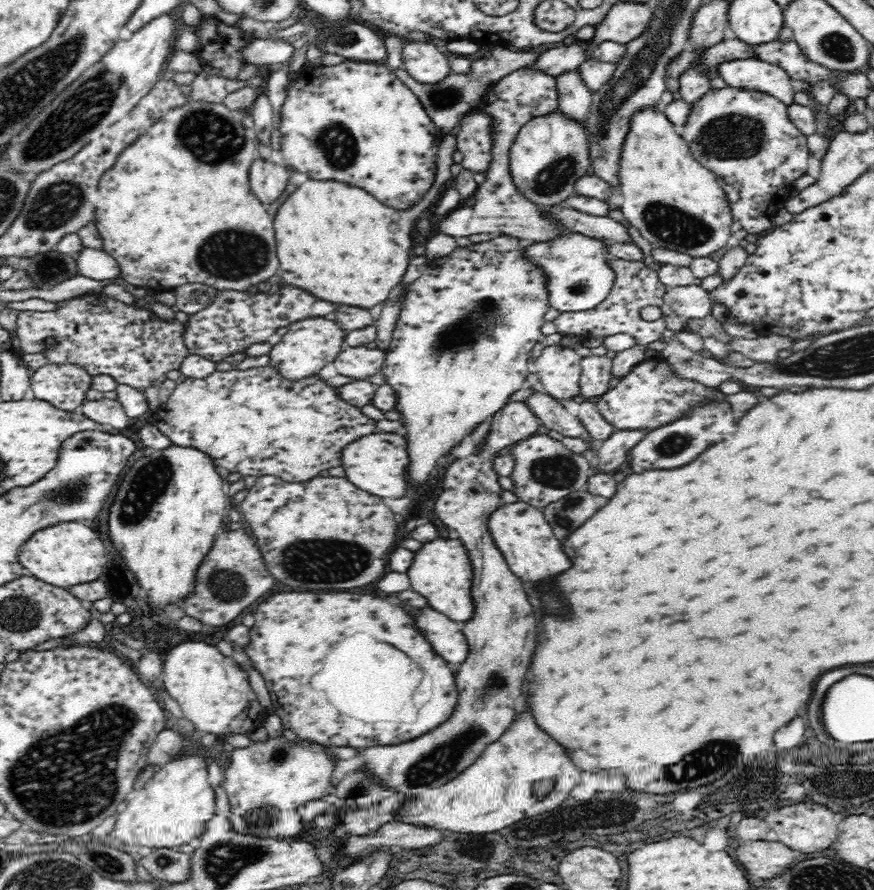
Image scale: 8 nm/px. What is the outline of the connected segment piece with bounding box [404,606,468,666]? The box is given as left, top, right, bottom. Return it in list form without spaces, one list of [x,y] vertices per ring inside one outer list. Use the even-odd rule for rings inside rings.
[[[404,606],[404,610],[414,619],[414,625],[418,627],[420,635],[424,635],[436,654],[457,666],[466,660],[468,643],[460,622],[448,618],[430,606],[423,608]]]

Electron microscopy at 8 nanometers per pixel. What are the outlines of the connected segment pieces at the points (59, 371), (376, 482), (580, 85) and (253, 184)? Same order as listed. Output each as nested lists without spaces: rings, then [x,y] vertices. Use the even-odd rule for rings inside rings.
[[[46,363],[31,372],[31,388],[36,400],[44,400],[63,412],[77,412],[86,401],[92,377],[80,365]]]
[[[374,432],[346,444],[340,453],[340,465],[344,468],[345,477],[360,490],[382,498],[404,498],[408,494],[408,481],[404,477],[408,451],[404,436],[392,432]]]
[[[576,71],[558,75],[555,79],[558,89],[557,112],[576,123],[584,121],[590,112],[594,90],[585,79],[580,79],[580,74]]]
[[[258,157],[249,170],[250,188],[262,204],[269,206],[286,190],[290,183],[289,174],[287,167],[272,164]]]

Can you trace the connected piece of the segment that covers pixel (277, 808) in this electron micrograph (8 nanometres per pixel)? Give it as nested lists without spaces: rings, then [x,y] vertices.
[[[284,737],[269,738],[266,742],[254,742],[248,748],[236,748],[232,751],[232,762],[223,772],[222,785],[225,788],[230,806],[230,825],[234,833],[260,837],[260,839],[280,839],[284,836],[276,836],[276,824],[280,816],[285,816],[288,810],[294,810],[296,806],[302,806],[304,802],[316,800],[326,796],[326,788],[334,776],[336,762],[328,758],[326,747],[318,744],[310,744],[301,740],[300,744],[290,744]]]

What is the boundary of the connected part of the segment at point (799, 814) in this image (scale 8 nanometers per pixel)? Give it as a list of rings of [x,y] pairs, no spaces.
[[[814,802],[778,808],[772,814],[768,814],[766,820],[768,820],[770,828],[778,834],[778,842],[790,846],[792,850],[800,850],[806,854],[828,848],[832,842],[836,842],[836,836],[838,836],[838,824],[834,820],[834,812],[830,812],[826,806],[814,804]]]

